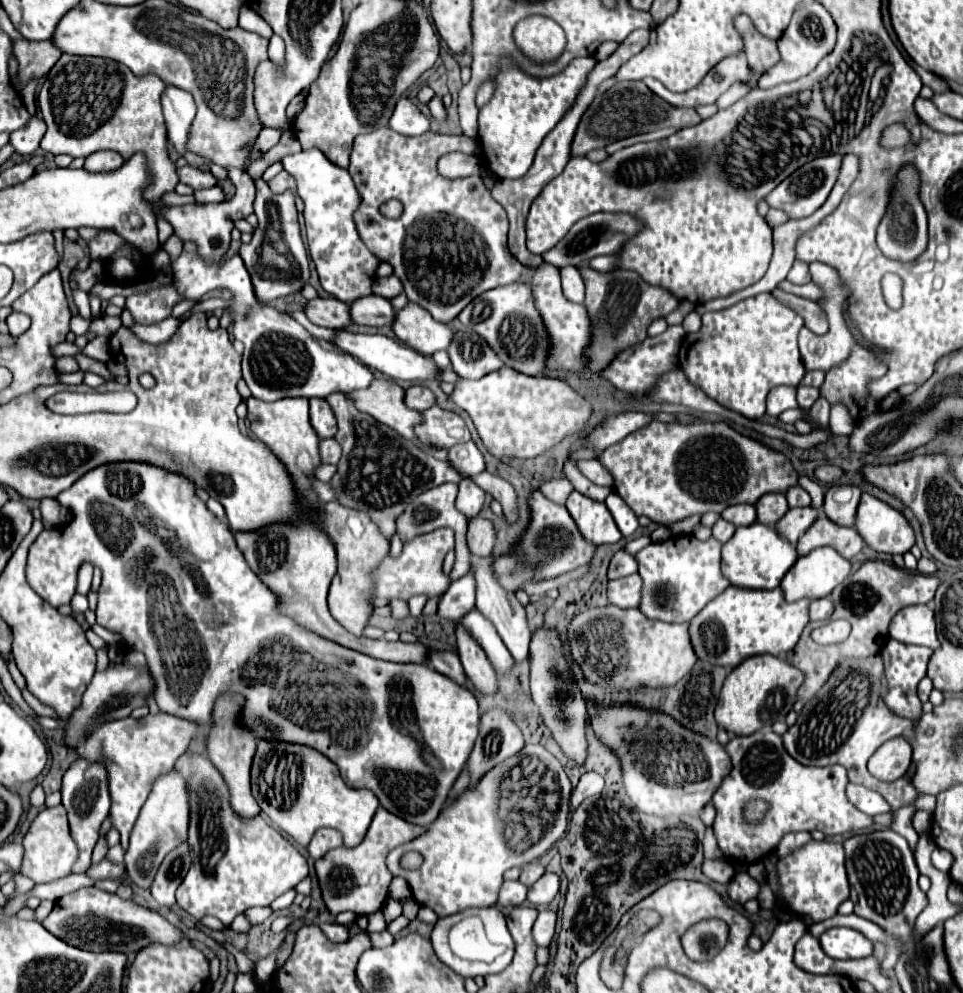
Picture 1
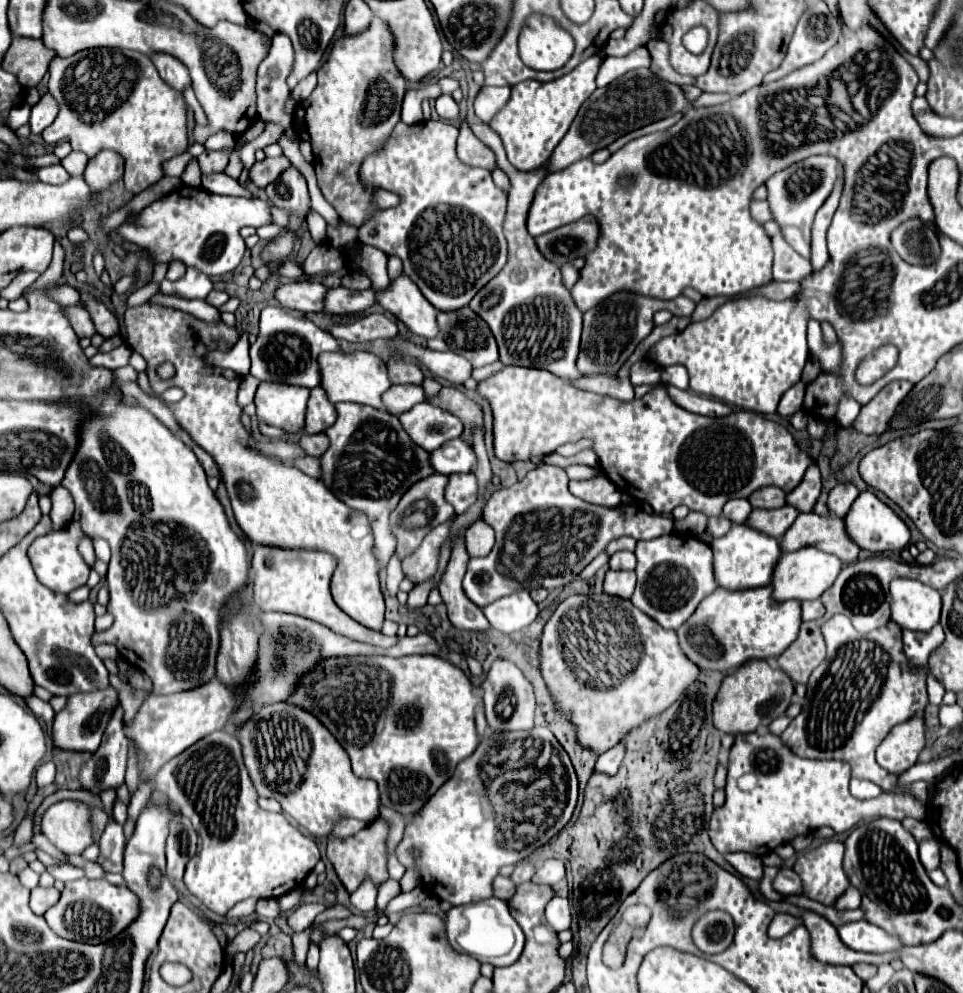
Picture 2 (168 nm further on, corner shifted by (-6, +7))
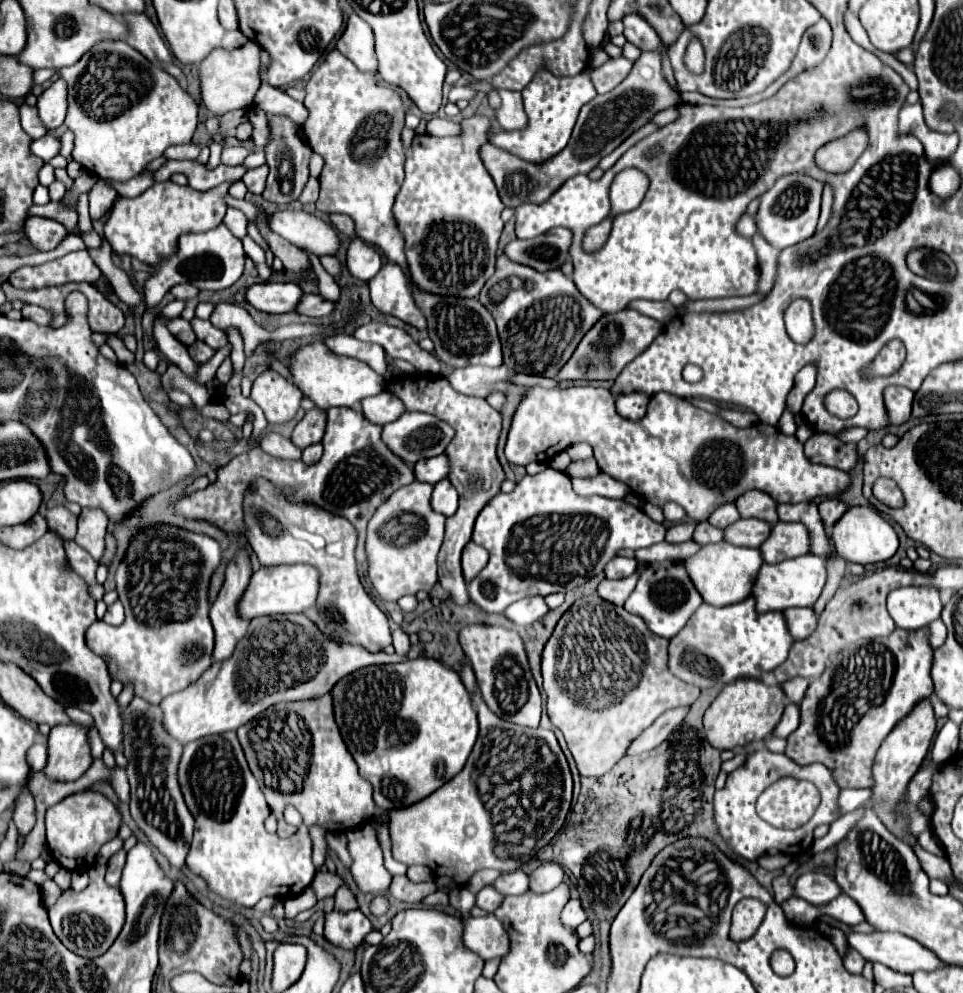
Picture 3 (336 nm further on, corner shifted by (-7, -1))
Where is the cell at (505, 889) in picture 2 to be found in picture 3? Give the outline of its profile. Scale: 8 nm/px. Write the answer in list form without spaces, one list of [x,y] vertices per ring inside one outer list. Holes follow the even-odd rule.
[[[485,886],[477,892],[477,906],[483,908],[485,912],[495,912],[495,908],[501,904],[503,896],[493,888],[493,886]]]

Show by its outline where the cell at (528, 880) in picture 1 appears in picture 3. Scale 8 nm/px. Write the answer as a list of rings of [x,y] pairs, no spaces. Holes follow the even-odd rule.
[[[515,870],[515,872],[507,872],[501,874],[501,878],[493,884],[503,896],[513,896],[513,894],[523,894],[525,890],[529,890],[529,876],[523,870]]]

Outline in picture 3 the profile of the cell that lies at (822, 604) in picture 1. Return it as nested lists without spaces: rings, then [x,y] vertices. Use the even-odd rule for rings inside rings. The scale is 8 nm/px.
[[[789,608],[785,610],[785,618],[795,640],[813,634],[813,630],[817,628],[817,614],[813,608]]]

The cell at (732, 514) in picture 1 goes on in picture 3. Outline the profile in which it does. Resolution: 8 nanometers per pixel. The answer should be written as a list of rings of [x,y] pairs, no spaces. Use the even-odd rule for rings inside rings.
[[[723,504],[713,512],[713,516],[709,516],[709,522],[717,528],[727,528],[733,522],[737,522],[739,518],[741,516],[739,516],[739,510],[737,510],[735,504]]]

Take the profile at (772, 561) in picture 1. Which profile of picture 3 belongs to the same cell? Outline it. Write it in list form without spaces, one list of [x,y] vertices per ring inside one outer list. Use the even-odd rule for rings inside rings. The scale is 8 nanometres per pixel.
[[[717,542],[703,546],[695,556],[685,560],[685,564],[689,564],[689,576],[693,576],[693,584],[697,584],[697,590],[701,592],[705,602],[713,606],[729,606],[751,596],[755,578],[759,574],[759,568],[763,566],[763,556],[759,548]]]

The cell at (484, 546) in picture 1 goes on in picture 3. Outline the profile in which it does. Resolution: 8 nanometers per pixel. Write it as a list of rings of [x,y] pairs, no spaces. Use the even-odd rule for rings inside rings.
[[[469,542],[463,548],[463,560],[461,560],[465,578],[473,580],[473,576],[477,576],[477,572],[481,572],[485,568],[487,560],[489,560],[489,552],[485,552],[483,546],[479,546],[475,542]]]

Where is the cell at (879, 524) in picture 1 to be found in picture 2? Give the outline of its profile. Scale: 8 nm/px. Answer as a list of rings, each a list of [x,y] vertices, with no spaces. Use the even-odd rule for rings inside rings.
[[[870,490],[860,492],[852,508],[848,510],[848,516],[844,516],[844,524],[848,524],[848,532],[852,532],[852,540],[856,540],[856,544],[860,544],[862,550],[870,550],[870,552],[900,550],[908,546],[910,540],[910,530],[906,528],[906,524],[894,514],[892,508],[880,502]]]

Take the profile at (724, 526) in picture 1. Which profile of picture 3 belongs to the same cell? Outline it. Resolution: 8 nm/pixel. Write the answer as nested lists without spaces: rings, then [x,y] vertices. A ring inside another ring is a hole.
[[[701,522],[697,524],[695,528],[695,534],[693,534],[693,540],[699,542],[699,544],[711,544],[711,542],[721,542],[725,538],[725,532],[721,528],[715,528],[711,526],[709,522]]]

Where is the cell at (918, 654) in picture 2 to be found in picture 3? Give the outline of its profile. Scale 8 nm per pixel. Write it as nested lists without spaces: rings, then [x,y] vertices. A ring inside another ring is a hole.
[[[935,620],[933,624],[929,624],[929,644],[933,650],[945,642],[945,634],[947,634],[947,630],[945,630],[943,620]]]

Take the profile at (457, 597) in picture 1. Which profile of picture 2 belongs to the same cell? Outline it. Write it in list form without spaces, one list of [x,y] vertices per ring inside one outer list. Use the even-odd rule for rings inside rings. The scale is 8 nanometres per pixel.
[[[542,464],[510,488],[496,490],[484,506],[482,520],[494,528],[496,544],[488,556],[470,558],[464,576],[464,592],[480,608],[512,592],[540,586],[548,590],[566,586],[608,546],[608,542],[620,536],[652,540],[672,532],[670,518],[648,514],[634,504],[600,508],[598,504],[576,498],[568,490],[564,468],[552,464]]]

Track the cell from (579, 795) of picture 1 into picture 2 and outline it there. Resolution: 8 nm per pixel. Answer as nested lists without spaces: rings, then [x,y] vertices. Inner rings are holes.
[[[618,744],[618,746],[614,746],[612,750],[604,752],[604,754],[596,760],[596,770],[598,770],[598,772],[606,772],[606,774],[616,774],[622,758],[624,758],[624,744]]]

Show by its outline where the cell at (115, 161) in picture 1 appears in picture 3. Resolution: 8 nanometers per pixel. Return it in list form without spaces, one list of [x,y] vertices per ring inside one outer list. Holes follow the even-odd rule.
[[[99,178],[93,184],[93,188],[89,190],[89,212],[91,212],[91,218],[97,220],[107,210],[111,210],[115,198],[117,198],[117,190],[109,182],[105,182],[105,180]]]

